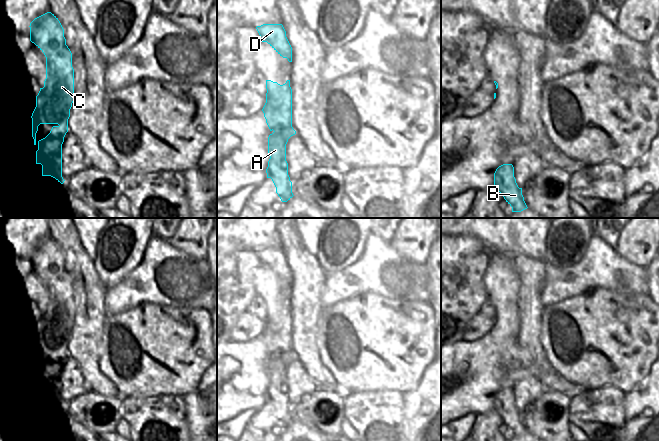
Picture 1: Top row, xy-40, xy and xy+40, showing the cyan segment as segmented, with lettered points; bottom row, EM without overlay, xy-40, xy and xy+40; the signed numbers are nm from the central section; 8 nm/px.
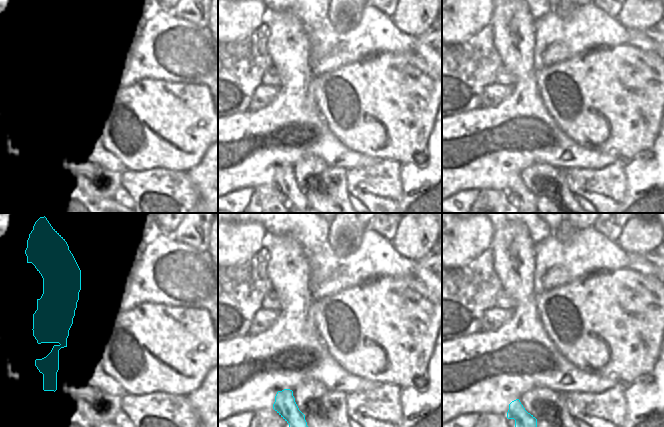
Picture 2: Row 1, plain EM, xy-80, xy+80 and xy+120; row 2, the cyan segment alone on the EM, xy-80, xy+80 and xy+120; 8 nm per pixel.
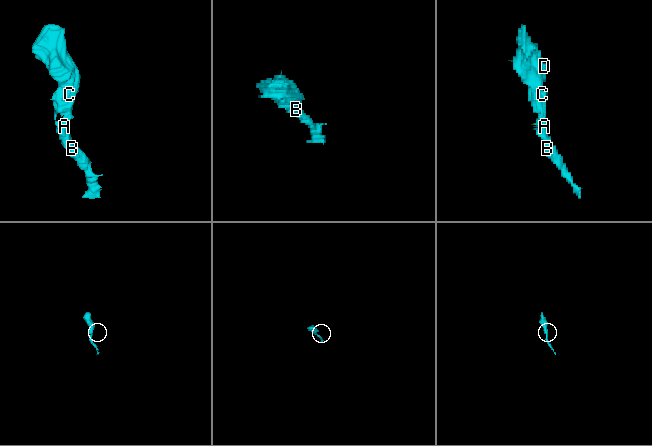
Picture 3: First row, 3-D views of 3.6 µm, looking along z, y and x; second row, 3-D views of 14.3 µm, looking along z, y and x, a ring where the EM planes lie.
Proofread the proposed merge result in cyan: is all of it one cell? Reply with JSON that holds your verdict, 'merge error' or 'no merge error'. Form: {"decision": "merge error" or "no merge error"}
{"decision": "no merge error"}

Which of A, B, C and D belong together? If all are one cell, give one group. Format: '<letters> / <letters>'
A B C D

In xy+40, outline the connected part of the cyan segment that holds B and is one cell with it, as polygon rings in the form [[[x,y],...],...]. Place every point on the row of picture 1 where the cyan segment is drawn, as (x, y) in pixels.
[[[503,164],[496,169],[494,186],[512,207],[512,212],[521,212],[528,208],[522,195],[522,188],[516,183],[512,164]]]

